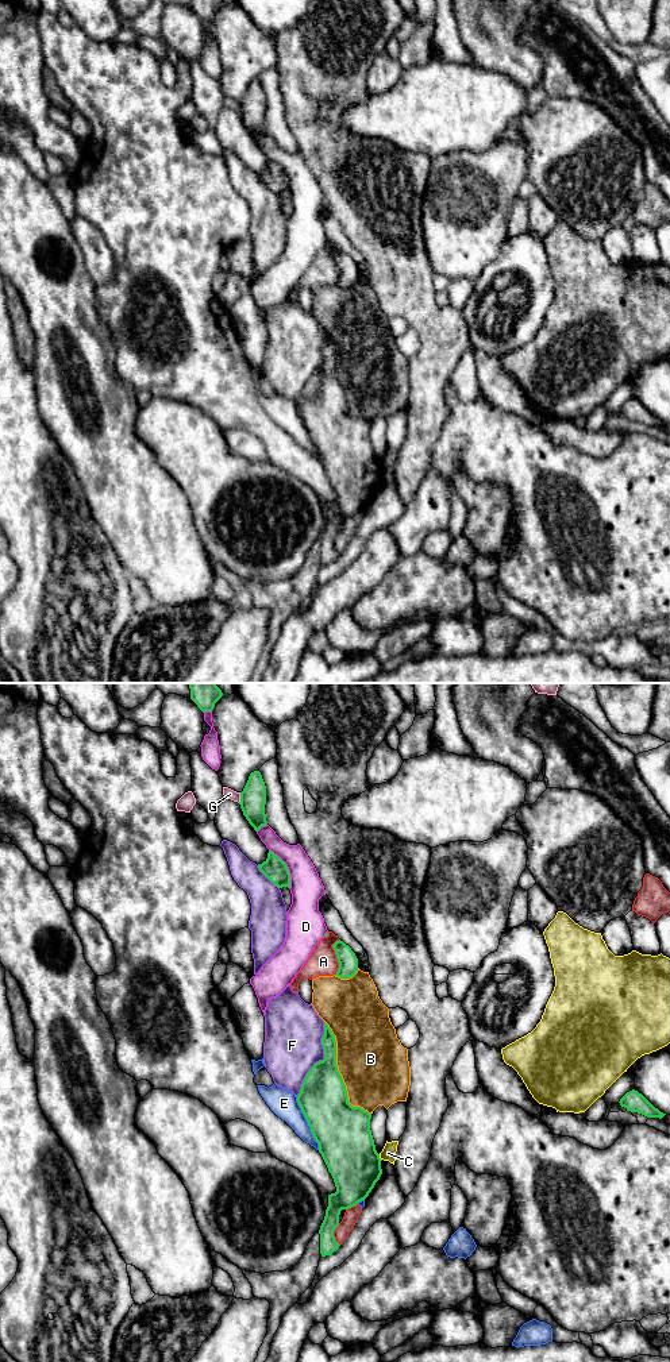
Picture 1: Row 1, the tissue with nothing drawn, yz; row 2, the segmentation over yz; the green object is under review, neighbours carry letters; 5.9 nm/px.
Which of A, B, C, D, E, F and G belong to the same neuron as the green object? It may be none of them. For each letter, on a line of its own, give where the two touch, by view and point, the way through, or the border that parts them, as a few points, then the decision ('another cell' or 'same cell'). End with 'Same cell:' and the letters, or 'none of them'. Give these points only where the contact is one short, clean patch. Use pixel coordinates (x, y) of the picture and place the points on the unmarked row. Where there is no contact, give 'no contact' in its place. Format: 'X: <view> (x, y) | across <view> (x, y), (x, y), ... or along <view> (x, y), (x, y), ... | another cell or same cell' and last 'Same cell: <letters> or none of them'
A: yz (337, 266) | another cell
B: yz (338, 381) | another cell
C: yz (378, 466) | another cell
D: yz (287, 177) | another cell
E: yz (308, 432) | another cell
F: yz (320, 370) | another cell
G: yz (241, 107) | along yz (241, 101), (238, 111) | another cell
Same cell: none of them

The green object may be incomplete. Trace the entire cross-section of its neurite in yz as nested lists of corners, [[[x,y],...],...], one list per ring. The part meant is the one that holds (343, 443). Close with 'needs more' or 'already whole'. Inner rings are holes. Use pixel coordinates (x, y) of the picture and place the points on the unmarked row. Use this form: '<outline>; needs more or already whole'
[[[324,331],[321,347],[324,369],[307,382],[297,412],[319,452],[336,501],[328,503],[328,516],[320,535],[320,563],[339,557],[334,540],[342,518],[365,509],[382,483],[381,467],[370,439],[371,423],[353,416],[336,374],[336,350]]]; already whole

